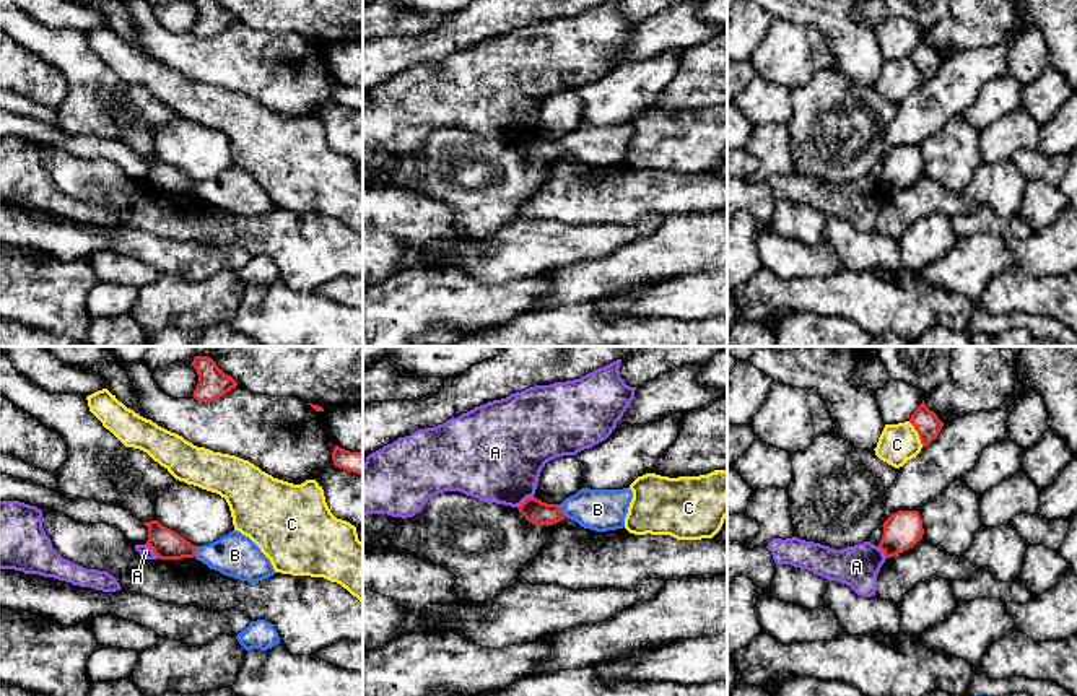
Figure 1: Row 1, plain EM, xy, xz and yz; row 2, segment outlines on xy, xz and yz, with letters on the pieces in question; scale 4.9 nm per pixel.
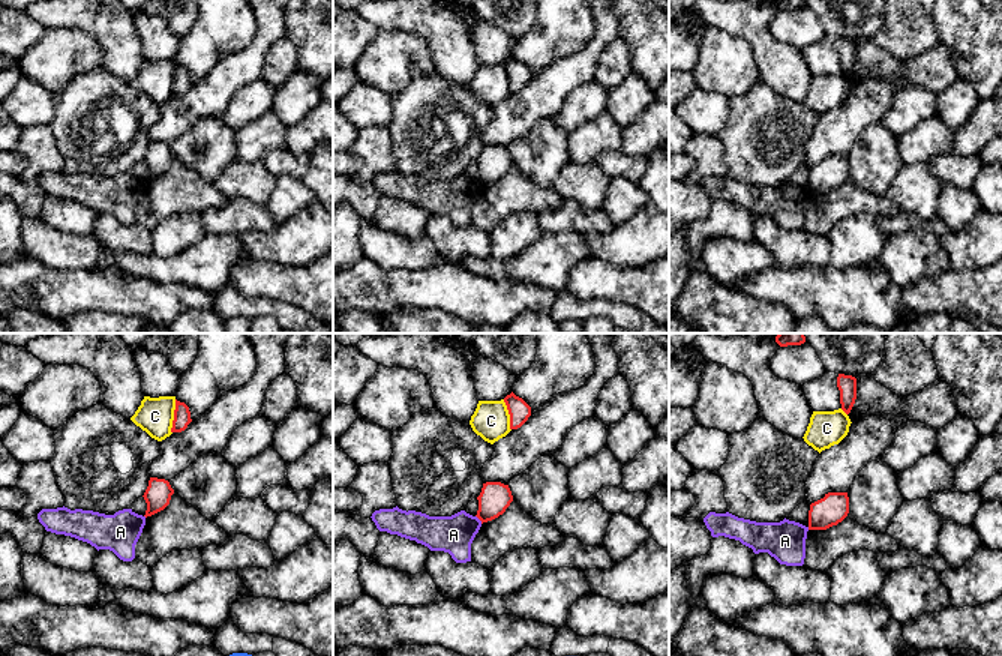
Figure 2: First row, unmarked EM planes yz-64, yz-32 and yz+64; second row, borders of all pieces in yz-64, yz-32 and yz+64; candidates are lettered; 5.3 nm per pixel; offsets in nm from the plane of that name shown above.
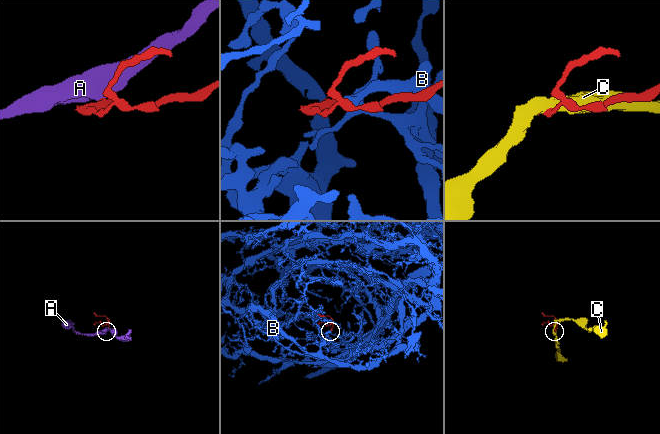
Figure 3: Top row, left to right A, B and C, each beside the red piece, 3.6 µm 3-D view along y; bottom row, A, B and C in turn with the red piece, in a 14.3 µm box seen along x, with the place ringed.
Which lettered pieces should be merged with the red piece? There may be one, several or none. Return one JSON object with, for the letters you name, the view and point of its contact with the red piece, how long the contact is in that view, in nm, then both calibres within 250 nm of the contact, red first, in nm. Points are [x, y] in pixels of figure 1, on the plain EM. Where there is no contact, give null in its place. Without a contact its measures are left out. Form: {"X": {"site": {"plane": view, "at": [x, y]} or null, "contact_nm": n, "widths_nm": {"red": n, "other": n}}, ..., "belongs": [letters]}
{"B": {"site": {"plane": "xz", "at": [562, 147]}, "contact_nm": 80, "widths_nm": {"red": 120, "other": 200}}, "belongs": ["B"]}

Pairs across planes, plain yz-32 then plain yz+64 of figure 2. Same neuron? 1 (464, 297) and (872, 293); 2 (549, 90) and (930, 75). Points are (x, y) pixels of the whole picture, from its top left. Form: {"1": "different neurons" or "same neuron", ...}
{"1": "same neuron", "2": "different neurons"}

